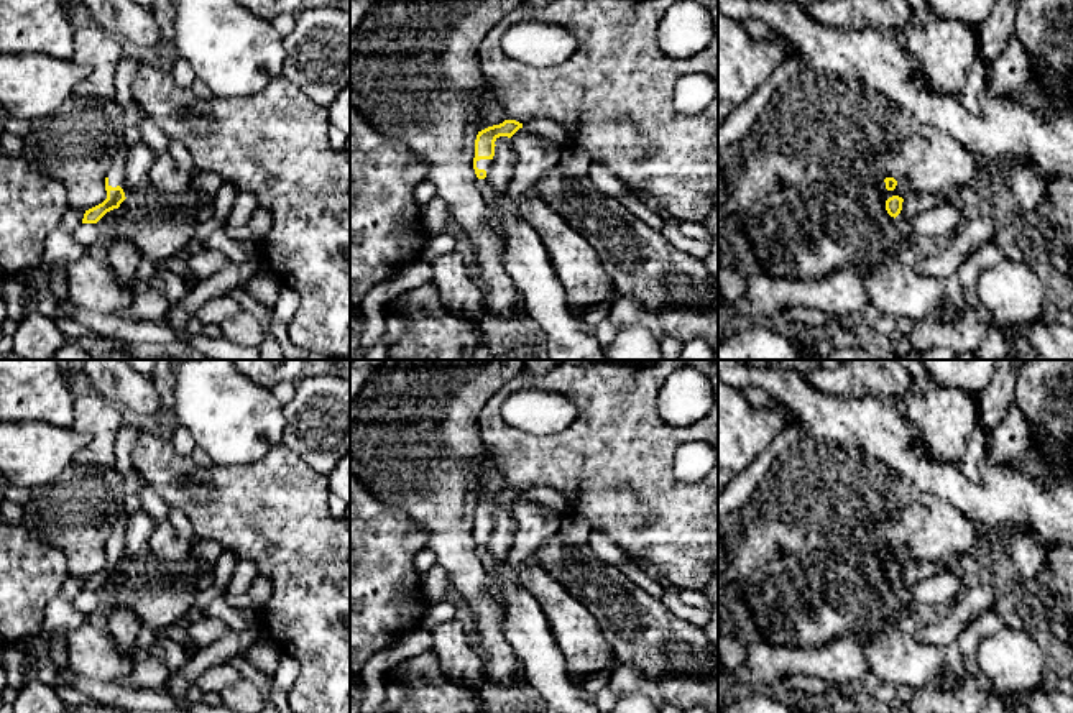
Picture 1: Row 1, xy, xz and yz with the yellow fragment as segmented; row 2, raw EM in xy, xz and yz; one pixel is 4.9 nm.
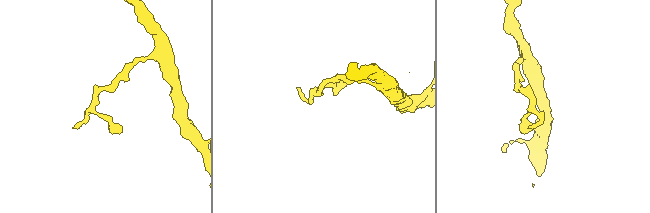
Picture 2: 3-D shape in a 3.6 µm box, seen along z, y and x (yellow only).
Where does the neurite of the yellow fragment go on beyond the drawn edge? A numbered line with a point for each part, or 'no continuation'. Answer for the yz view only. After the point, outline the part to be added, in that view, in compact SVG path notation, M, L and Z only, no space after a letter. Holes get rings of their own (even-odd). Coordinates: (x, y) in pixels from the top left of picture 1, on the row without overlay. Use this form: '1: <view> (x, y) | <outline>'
no continuation

